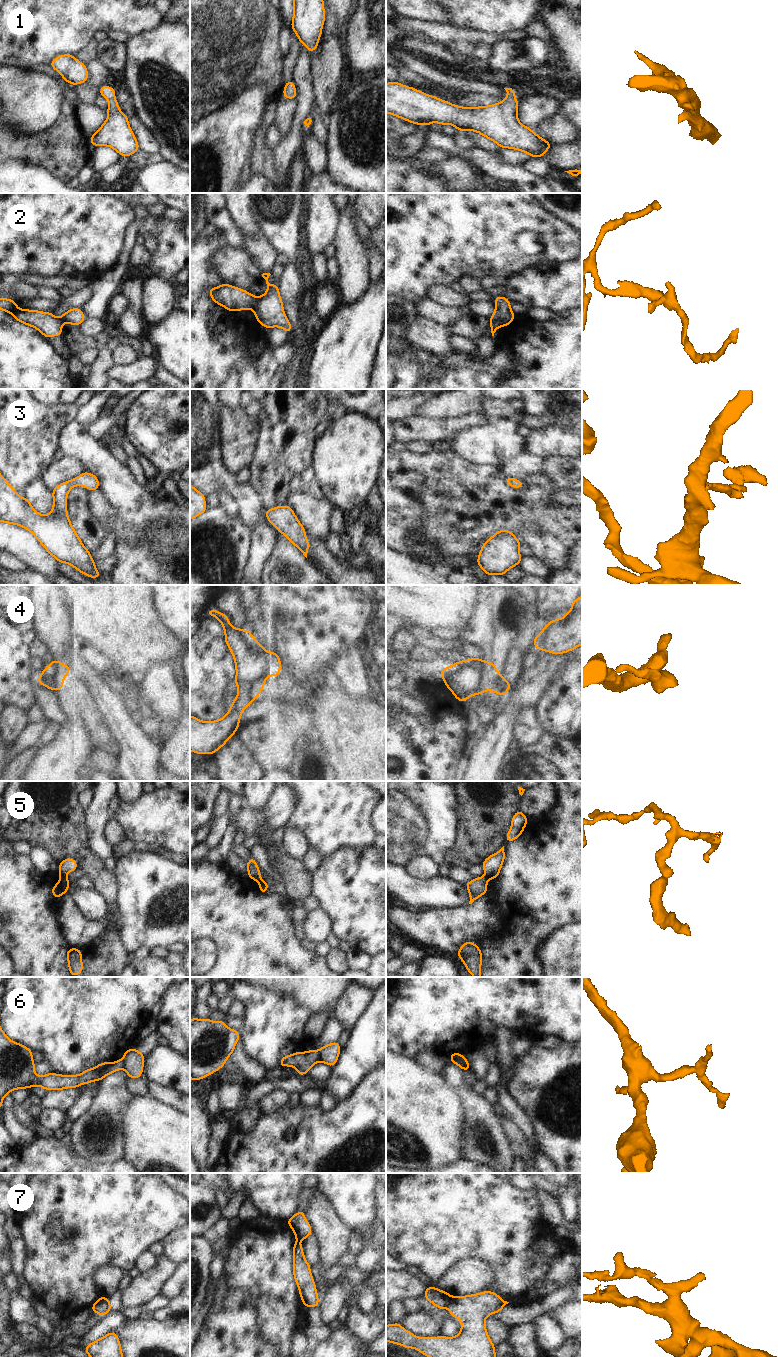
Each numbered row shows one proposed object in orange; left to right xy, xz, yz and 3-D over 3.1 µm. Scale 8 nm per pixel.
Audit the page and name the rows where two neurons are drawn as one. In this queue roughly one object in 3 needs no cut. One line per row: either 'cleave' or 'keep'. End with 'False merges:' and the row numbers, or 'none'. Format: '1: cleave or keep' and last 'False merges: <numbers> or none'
1: keep
2: cleave
3: keep
4: cleave
5: cleave
6: cleave
7: cleave
False merges: 2, 4, 5, 6, 7

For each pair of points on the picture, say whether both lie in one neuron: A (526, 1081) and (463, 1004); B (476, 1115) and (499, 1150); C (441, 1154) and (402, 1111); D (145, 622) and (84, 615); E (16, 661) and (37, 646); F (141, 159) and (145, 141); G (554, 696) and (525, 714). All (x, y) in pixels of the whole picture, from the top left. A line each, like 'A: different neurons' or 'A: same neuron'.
A: different neurons
B: same neuron
C: same neuron
D: same neuron
E: different neurons
F: different neurons
G: different neurons

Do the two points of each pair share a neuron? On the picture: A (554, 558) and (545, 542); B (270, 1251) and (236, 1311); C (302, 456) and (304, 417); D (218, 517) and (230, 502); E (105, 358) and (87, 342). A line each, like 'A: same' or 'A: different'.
A: same
B: different
C: same
D: different
E: different

